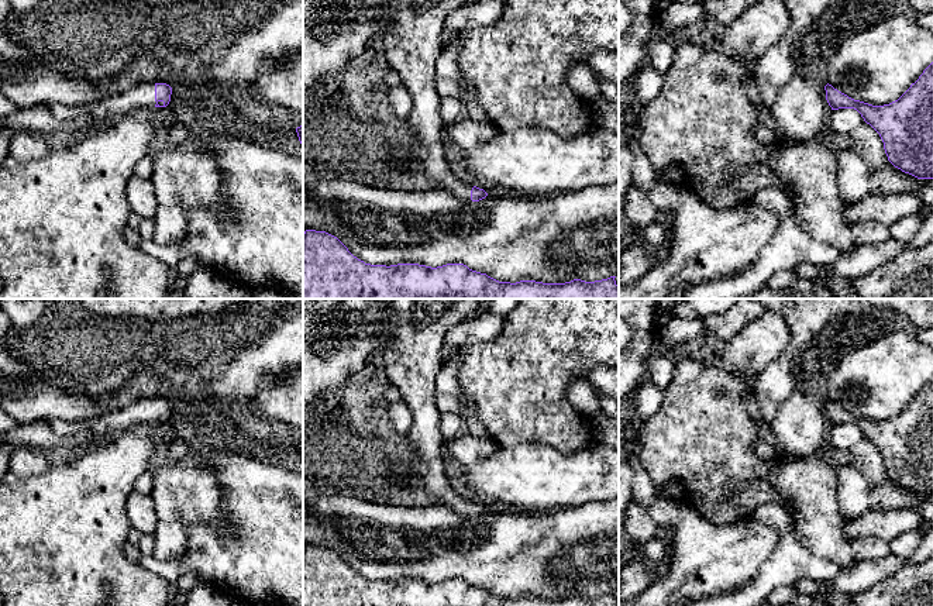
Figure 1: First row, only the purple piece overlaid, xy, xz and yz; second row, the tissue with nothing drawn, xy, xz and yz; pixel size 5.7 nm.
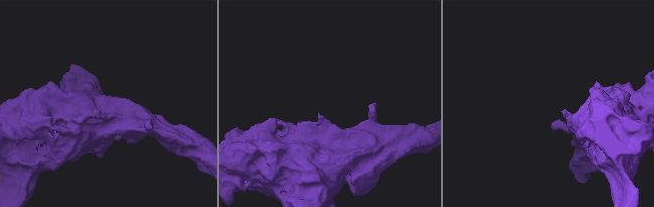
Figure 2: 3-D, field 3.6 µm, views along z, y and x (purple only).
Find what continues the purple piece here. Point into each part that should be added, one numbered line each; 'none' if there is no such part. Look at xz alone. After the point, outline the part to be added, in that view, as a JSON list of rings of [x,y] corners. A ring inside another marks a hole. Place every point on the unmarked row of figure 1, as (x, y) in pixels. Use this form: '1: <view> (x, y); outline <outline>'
1: xz (415, 357); outline [[[386,299],[393,314],[395,331],[383,357],[389,383],[402,393],[413,413],[413,424],[407,431],[412,451],[410,479],[434,497],[441,506],[464,519],[472,519],[474,500],[457,490],[457,483],[445,476],[441,459],[444,438],[440,430],[441,413],[435,404],[435,379],[444,366],[444,337],[457,324],[469,321],[478,314],[485,299]]]

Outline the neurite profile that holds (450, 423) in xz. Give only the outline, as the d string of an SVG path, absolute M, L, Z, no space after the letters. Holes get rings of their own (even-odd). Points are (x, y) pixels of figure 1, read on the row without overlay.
M462 413L441 414L440 430L441 430L444 441L450 441L461 435L461 431L464 427L465 427L465 421L464 421Z

